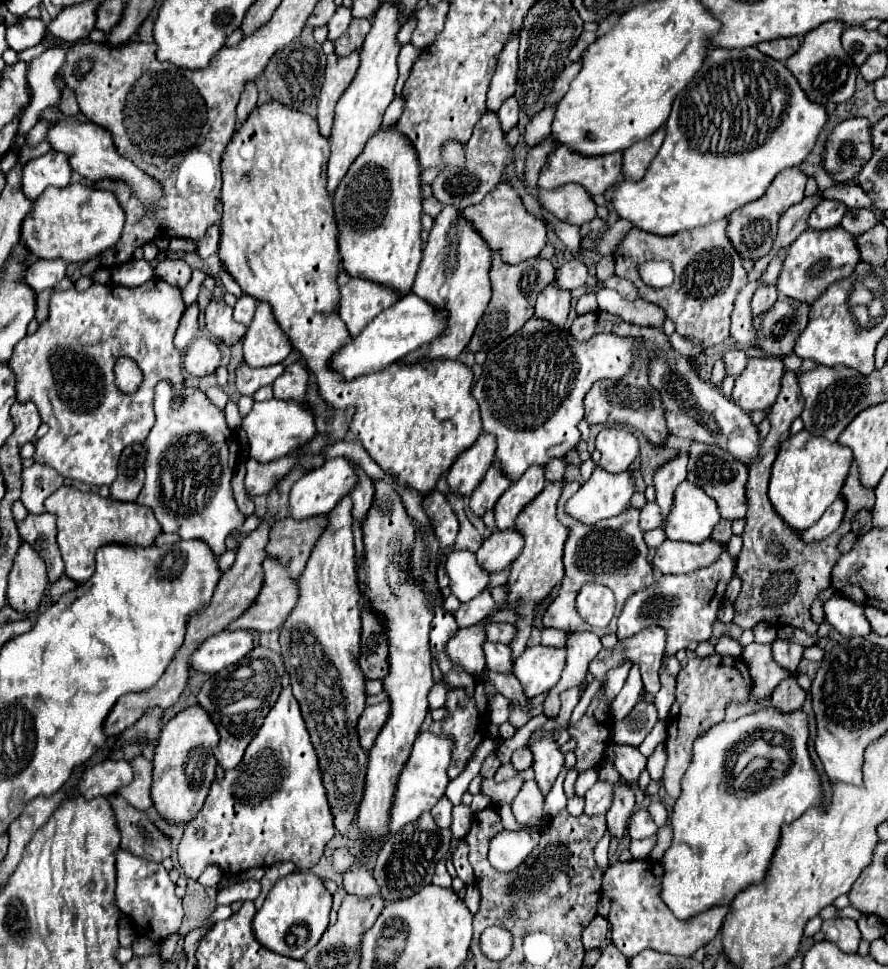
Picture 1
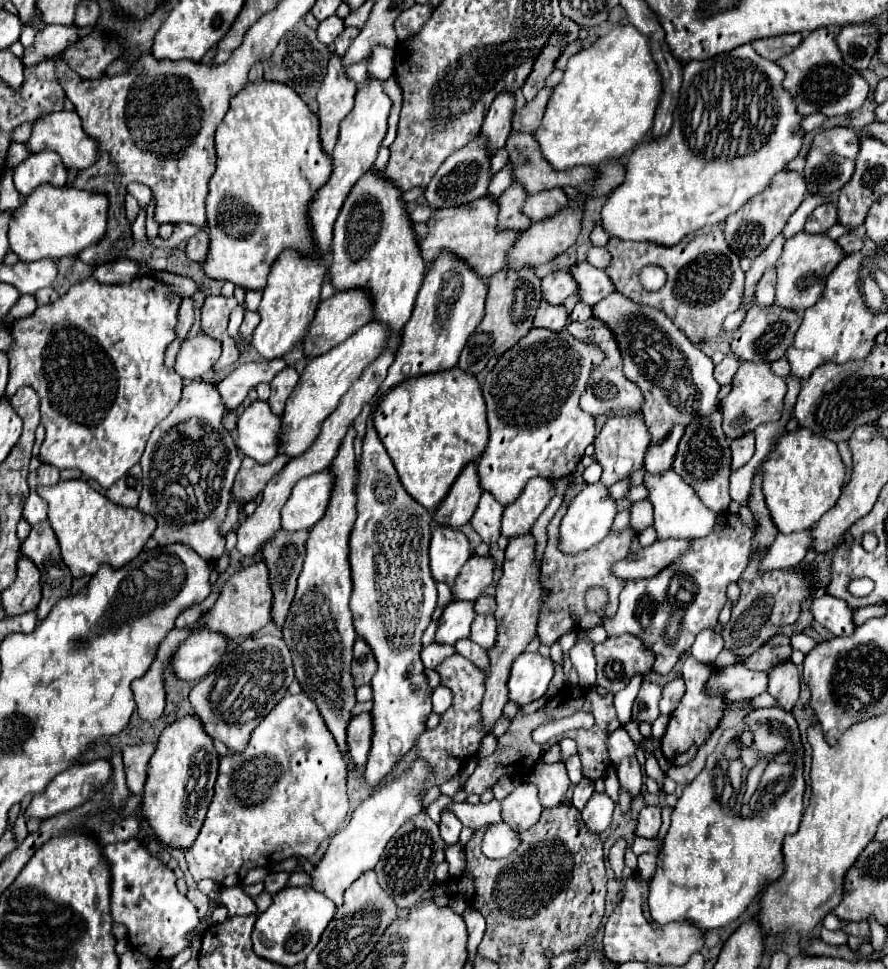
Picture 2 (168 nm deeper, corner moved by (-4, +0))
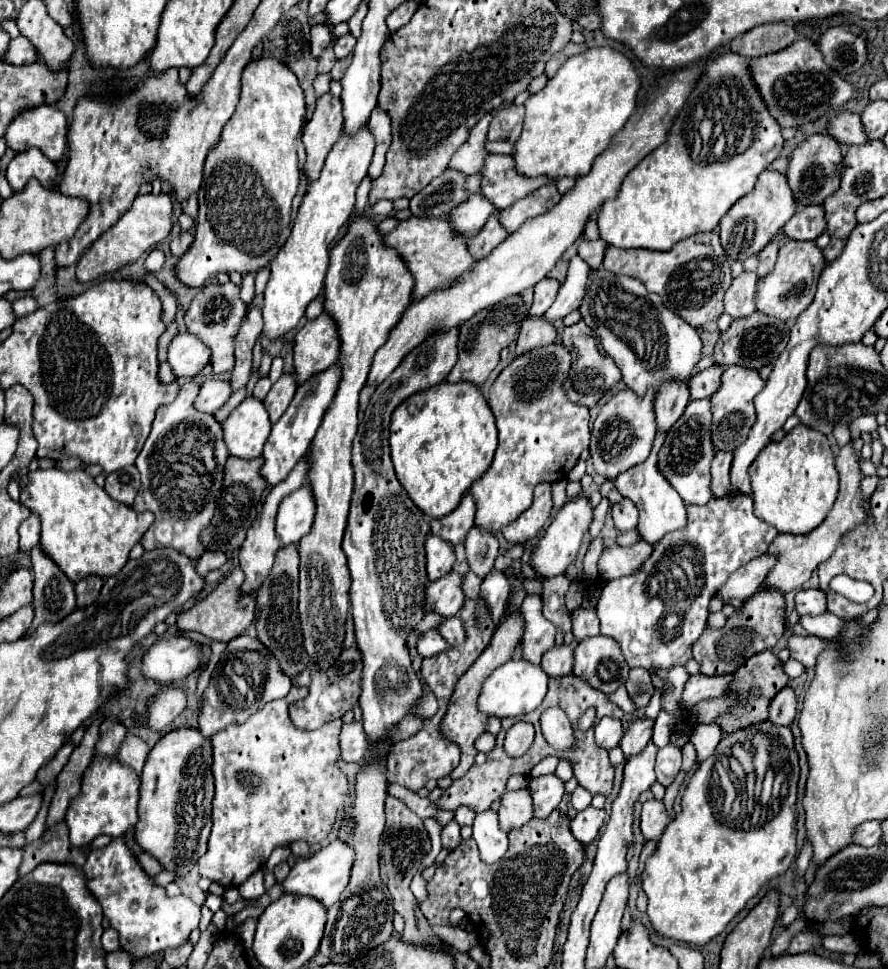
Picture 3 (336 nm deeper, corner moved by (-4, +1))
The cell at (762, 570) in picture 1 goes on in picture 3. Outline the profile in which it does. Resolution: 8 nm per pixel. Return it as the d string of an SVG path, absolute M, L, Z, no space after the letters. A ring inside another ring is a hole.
M755 593L751 595L733 617L727 619L723 629L705 627L699 641L693 645L693 659L701 665L703 675L735 673L751 655L773 649L785 633L785 597L779 593Z

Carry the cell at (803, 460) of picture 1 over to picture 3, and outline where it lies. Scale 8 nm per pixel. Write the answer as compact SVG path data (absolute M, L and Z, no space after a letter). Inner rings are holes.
M797 425L781 441L773 441L761 449L749 469L755 515L771 523L779 533L803 535L815 529L815 525L821 525L839 489L833 459L829 439L807 425Z

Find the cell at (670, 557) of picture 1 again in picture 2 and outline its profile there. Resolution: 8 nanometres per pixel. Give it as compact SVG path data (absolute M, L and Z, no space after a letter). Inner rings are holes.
M657 540L655 544L629 554L623 562L617 562L615 576L623 580L653 578L687 552L689 552L687 540Z

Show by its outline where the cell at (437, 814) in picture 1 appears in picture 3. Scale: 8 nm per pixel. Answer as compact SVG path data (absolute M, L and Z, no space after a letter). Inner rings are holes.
M451 821L451 823L447 823L447 825L443 827L443 831L441 831L441 843L443 843L443 849L453 851L453 849L461 843L459 831L461 831L461 827L457 825L457 821Z

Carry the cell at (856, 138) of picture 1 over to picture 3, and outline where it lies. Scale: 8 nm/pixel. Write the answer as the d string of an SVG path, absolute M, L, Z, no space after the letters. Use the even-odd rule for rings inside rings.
M817 133L801 141L793 155L789 157L787 183L793 191L793 197L801 205L821 205L835 189L839 187L839 165L841 165L841 145L827 133Z

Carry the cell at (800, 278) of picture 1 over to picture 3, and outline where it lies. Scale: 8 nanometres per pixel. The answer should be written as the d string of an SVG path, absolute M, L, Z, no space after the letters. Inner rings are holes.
M813 241L783 243L773 271L757 281L757 291L755 291L757 311L767 313L769 317L775 317L781 321L799 317L815 297L815 289L817 289L815 283L817 283L823 267L825 267L825 263L823 263L821 249Z

